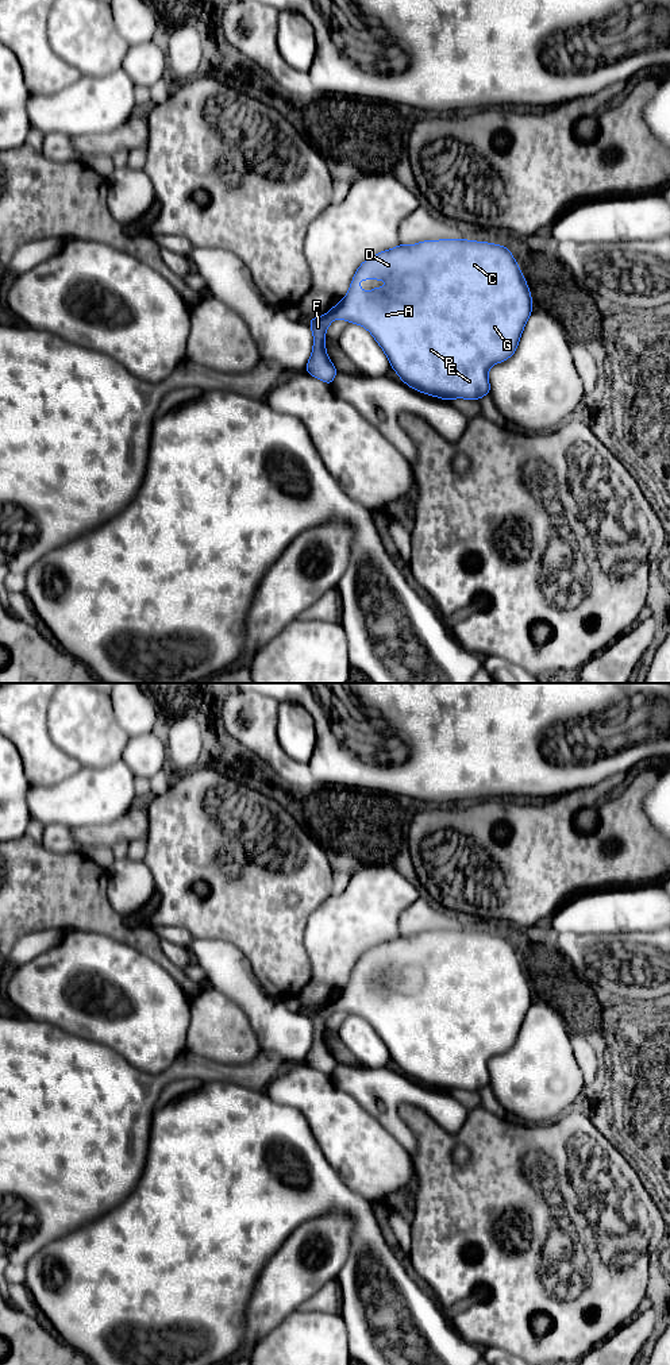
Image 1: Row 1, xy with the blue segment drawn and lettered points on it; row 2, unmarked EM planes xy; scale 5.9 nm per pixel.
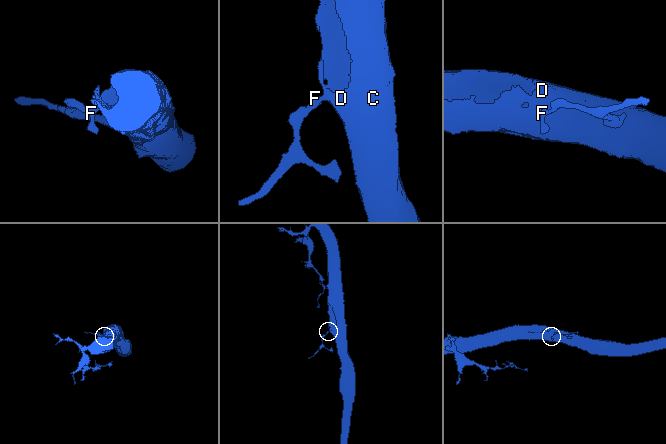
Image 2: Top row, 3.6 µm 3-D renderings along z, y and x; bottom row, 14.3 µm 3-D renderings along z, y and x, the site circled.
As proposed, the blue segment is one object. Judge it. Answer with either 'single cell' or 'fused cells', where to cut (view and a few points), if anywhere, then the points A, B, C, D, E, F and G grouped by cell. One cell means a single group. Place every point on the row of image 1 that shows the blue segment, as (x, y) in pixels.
single cell; no cut; A B C D E F G

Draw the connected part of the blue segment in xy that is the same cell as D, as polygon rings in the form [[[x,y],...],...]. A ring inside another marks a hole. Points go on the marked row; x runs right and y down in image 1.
[[[466,239],[424,240],[412,246],[400,243],[362,262],[344,298],[326,315],[308,320],[313,348],[305,371],[328,385],[332,383],[338,370],[326,351],[326,329],[338,317],[365,327],[384,350],[390,367],[412,389],[443,400],[478,401],[490,393],[489,369],[515,354],[532,311],[530,288],[505,246]],[[359,279],[386,279],[388,286],[373,288],[370,293],[365,293],[358,286]]]

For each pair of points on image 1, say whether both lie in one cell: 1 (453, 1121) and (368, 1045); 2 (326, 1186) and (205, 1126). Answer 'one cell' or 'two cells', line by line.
1: two cells
2: one cell

